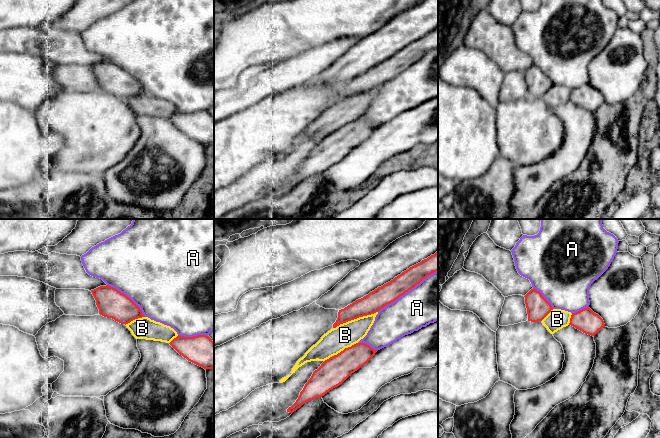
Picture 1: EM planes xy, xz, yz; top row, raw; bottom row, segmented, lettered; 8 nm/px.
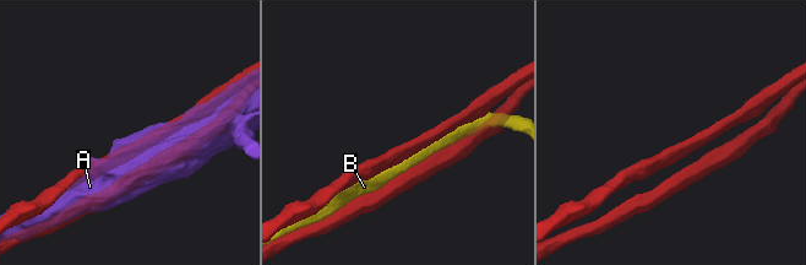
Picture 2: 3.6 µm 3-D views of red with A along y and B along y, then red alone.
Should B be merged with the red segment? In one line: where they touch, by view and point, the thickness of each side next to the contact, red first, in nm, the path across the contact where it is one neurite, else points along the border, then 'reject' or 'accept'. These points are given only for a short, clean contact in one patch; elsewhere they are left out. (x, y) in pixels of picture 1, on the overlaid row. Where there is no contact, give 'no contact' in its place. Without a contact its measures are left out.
xz (355, 318) | 160/200 nm | accept

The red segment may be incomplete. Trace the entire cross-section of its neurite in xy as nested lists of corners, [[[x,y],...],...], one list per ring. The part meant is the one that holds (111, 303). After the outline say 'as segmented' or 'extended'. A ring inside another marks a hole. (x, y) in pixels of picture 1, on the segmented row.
[[[100,286],[91,290],[99,314],[112,318],[121,324],[145,317],[139,308],[129,297],[111,286]]] | as segmented

